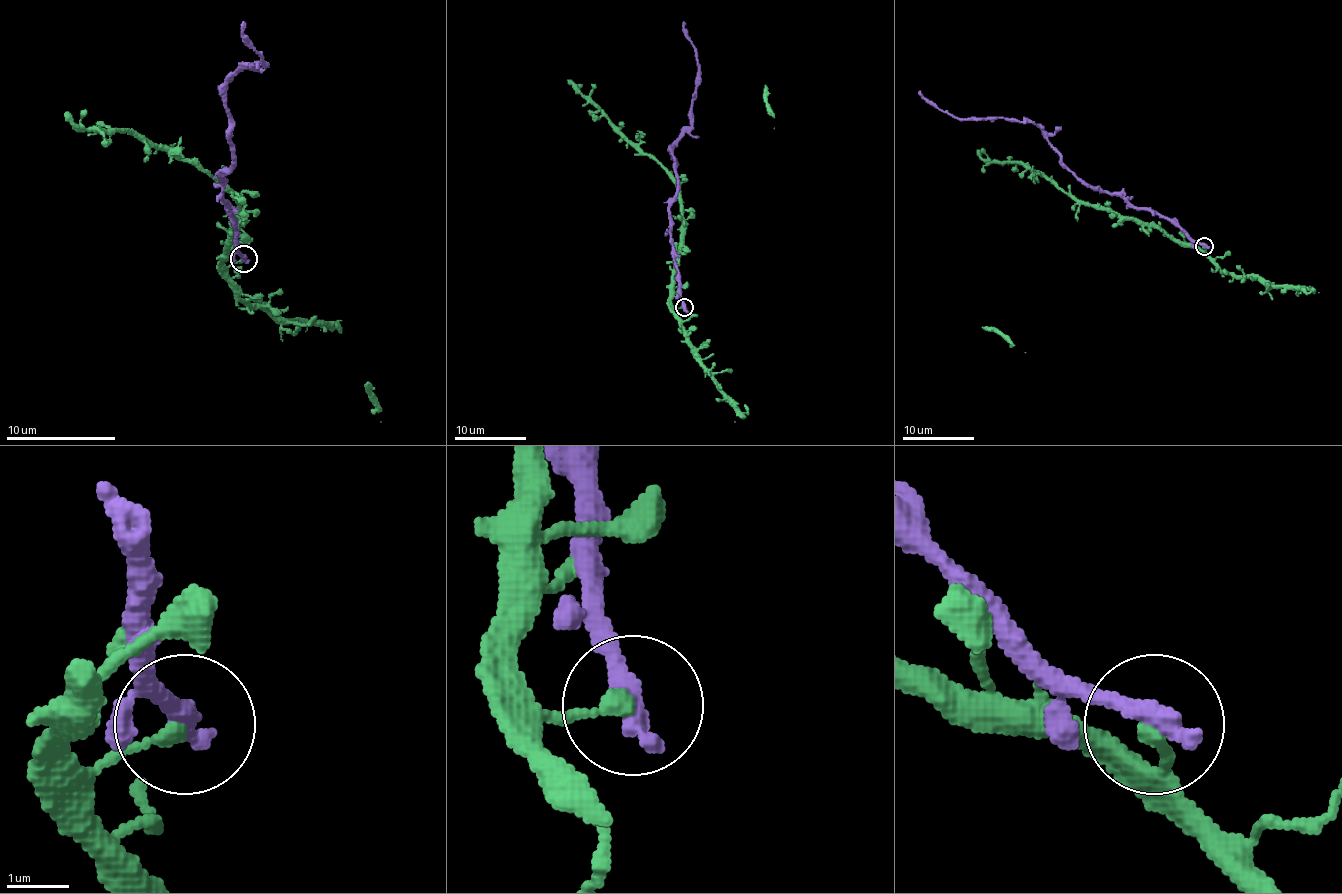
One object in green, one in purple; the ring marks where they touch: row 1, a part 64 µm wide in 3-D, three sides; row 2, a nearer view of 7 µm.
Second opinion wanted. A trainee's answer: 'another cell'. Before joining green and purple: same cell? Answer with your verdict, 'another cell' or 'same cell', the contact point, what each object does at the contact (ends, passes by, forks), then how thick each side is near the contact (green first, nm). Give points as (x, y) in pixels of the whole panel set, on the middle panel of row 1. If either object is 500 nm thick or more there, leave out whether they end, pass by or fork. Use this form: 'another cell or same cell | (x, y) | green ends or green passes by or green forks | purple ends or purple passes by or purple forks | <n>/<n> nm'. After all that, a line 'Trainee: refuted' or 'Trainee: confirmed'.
another cell | (684, 307) | green ends | purple ends | 240/440 nm
Trainee: confirmed

